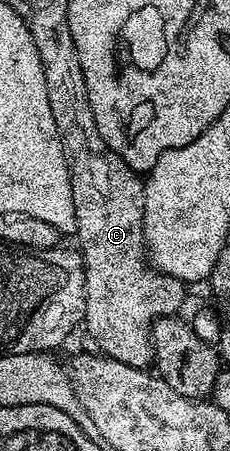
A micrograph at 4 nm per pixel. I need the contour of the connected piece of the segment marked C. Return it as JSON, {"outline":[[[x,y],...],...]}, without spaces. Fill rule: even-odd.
{"outline":[[[72,64],[74,70],[50,70],[42,72],[46,80],[46,96],[50,100],[50,112],[54,116],[56,131],[60,133],[60,143],[64,149],[64,157],[68,159],[68,168],[72,176],[72,216],[74,219],[74,237],[76,236],[80,255],[84,258],[85,287],[95,281],[110,284],[115,294],[88,294],[84,298],[84,322],[88,325],[88,334],[101,346],[107,357],[117,358],[122,364],[130,364],[148,368],[154,362],[154,343],[152,340],[152,324],[159,318],[170,318],[179,315],[184,306],[185,283],[178,279],[172,282],[172,298],[150,298],[150,288],[138,290],[138,296],[132,298],[132,282],[136,276],[114,266],[106,264],[136,264],[136,246],[146,248],[144,244],[144,178],[137,171],[131,170],[114,151],[108,149],[98,132],[98,124],[94,120],[94,112],[90,108],[90,96],[86,92],[86,76],[82,76],[82,66]]]}

